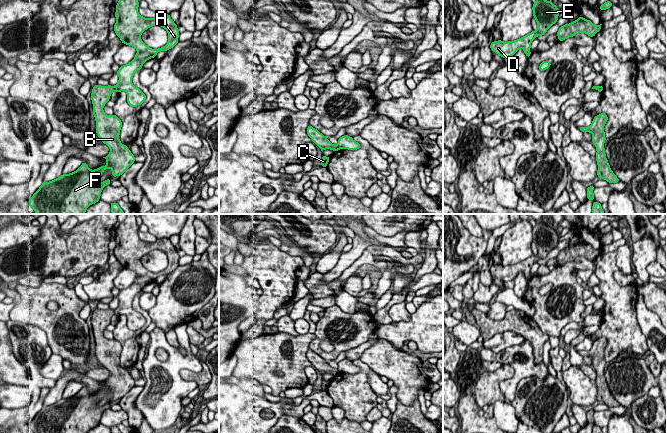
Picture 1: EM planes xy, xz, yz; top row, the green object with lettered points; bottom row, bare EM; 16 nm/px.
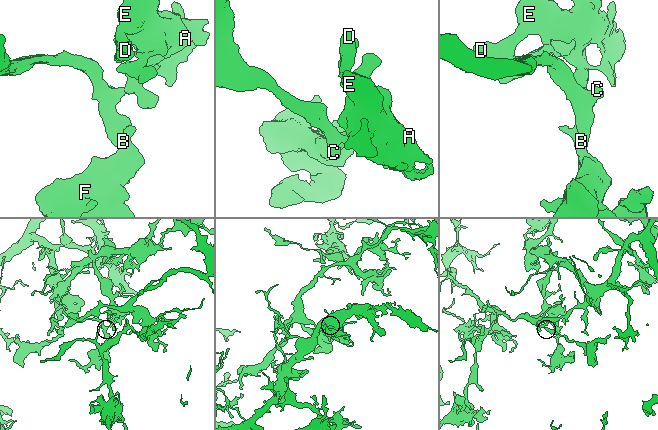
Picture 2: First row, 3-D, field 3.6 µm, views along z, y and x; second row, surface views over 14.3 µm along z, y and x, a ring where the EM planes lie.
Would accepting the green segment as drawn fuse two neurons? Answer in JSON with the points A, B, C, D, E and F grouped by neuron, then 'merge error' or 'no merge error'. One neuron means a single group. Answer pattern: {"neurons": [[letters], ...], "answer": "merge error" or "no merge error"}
{"neurons": [["A", "D", "E"], ["B", "C", "F"]], "answer": "merge error"}

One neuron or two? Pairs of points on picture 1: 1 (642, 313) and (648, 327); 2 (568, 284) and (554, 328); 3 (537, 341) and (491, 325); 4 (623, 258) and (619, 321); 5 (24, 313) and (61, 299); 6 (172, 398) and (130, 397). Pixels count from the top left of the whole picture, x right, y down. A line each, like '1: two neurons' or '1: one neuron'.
1: one neuron
2: one neuron
3: one neuron
4: two neurons
5: one neuron
6: two neurons

